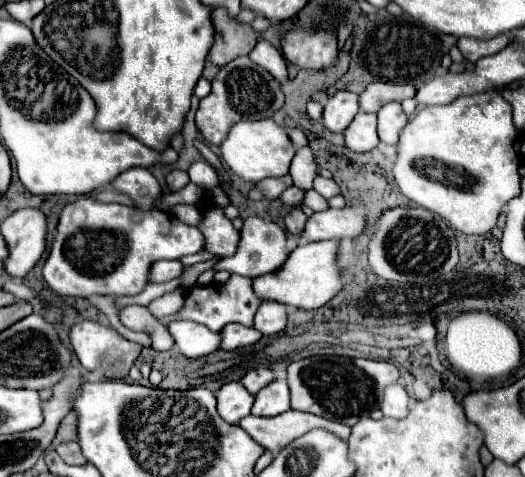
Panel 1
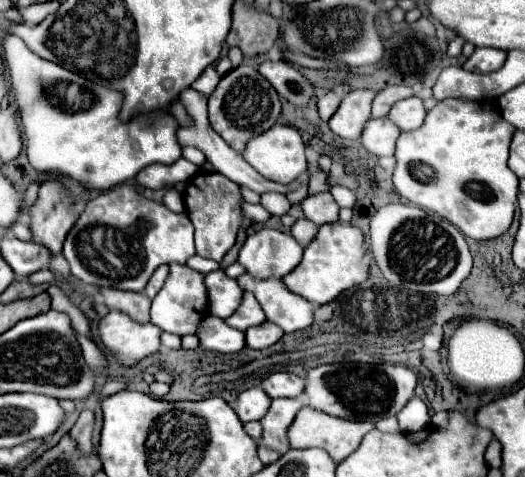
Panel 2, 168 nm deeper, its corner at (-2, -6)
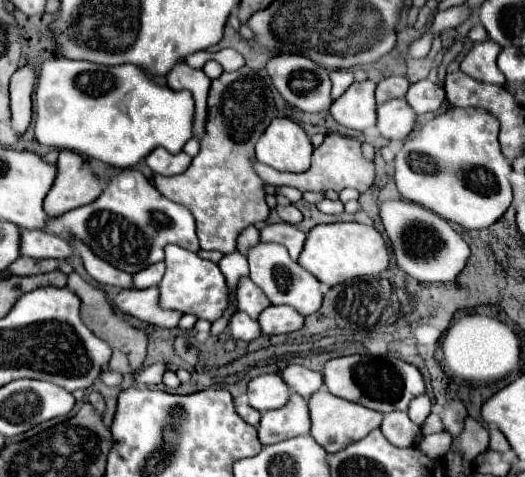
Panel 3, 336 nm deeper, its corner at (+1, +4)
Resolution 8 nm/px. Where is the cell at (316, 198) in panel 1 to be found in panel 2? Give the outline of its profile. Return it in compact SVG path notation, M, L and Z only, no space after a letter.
M325 223L319 227L315 239L307 245L303 261L289 275L283 277L285 285L309 299L311 303L325 305L331 303L339 293L363 283L369 277L369 265L365 265L365 235L359 227L343 223Z

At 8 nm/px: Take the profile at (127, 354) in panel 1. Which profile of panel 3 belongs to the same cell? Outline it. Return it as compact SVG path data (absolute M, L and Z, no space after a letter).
M150 287L144 291L140 289L120 291L112 303L120 313L132 315L138 321L144 321L158 329L174 329L178 325L178 319L182 317L182 313L166 313L158 309L158 289L156 287Z

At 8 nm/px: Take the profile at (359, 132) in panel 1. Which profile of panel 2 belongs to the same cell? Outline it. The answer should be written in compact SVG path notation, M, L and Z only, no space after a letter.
M389 117L371 119L361 135L361 143L367 151L383 157L395 153L395 141L401 135L401 129L389 121Z

